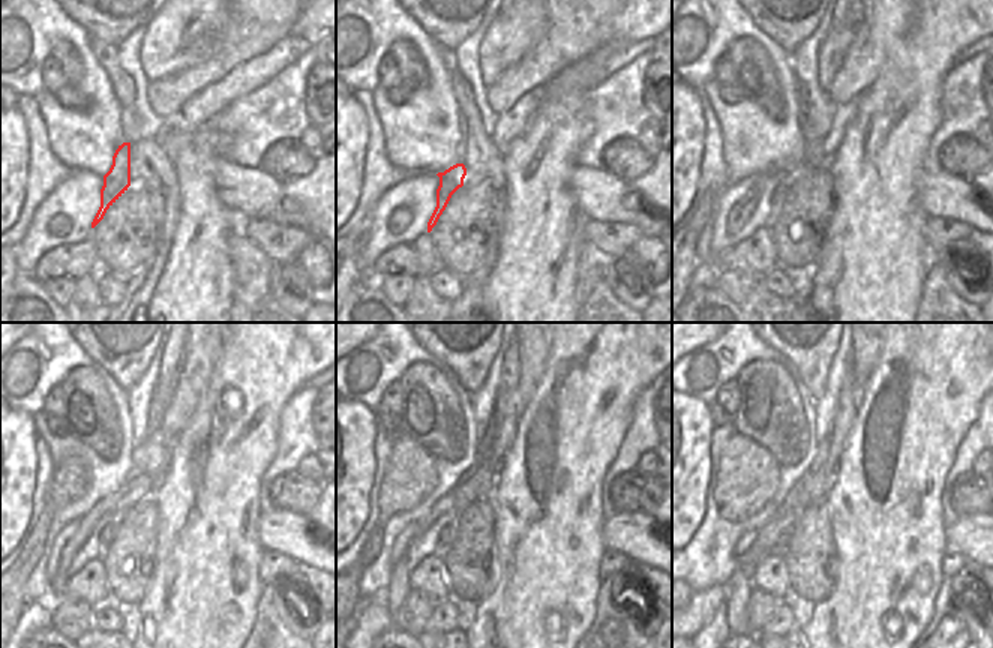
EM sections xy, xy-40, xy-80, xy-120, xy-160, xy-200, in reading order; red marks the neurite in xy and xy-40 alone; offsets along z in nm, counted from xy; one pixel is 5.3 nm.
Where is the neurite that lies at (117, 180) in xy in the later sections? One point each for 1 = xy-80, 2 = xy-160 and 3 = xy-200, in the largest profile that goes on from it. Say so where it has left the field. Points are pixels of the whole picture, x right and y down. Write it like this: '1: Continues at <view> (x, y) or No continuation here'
1: Continues at xy-80 (783, 186)
2: Continues at xy-160 (446, 536)
3: Continues at xy-200 (779, 546)

